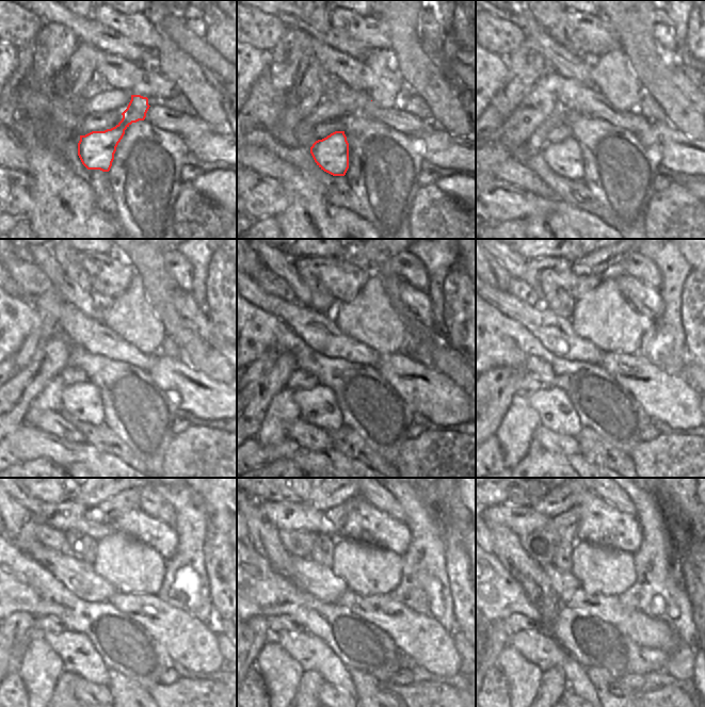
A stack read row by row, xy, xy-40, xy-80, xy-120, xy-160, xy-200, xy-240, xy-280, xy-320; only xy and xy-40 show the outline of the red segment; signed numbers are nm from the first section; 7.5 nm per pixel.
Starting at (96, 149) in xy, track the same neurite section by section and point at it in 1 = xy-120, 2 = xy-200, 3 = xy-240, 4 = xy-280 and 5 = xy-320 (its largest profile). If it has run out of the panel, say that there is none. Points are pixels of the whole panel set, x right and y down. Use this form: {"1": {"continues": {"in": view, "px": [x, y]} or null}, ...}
{"1": {"continues": {"in": "xy-120", "px": [82, 400]}}, "2": {"continues": {"in": "xy-200", "px": [556, 412]}}, "3": {"continues": {"in": "xy-240", "px": [76, 649]}}, "4": {"continues": {"in": "xy-280", "px": [311, 653]}}, "5": {"continues": {"in": "xy-320", "px": [540, 648]}}}

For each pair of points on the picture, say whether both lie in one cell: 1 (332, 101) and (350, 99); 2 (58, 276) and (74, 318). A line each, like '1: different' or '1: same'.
1: same
2: different

